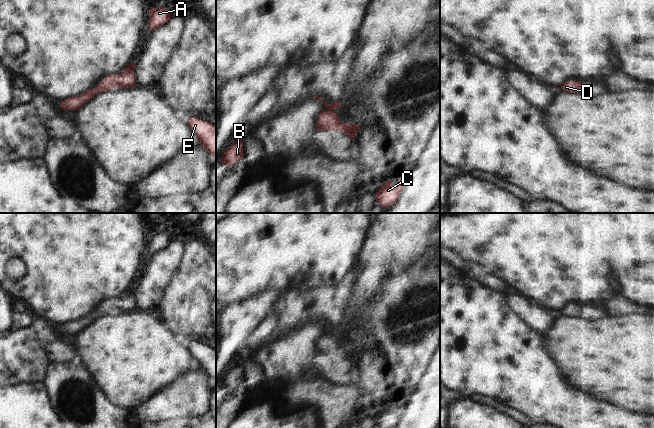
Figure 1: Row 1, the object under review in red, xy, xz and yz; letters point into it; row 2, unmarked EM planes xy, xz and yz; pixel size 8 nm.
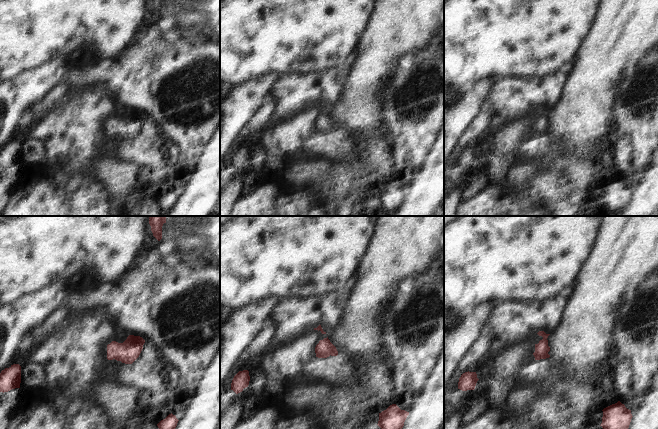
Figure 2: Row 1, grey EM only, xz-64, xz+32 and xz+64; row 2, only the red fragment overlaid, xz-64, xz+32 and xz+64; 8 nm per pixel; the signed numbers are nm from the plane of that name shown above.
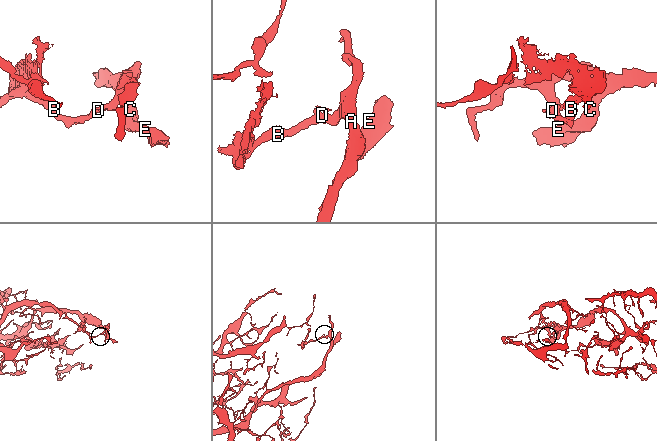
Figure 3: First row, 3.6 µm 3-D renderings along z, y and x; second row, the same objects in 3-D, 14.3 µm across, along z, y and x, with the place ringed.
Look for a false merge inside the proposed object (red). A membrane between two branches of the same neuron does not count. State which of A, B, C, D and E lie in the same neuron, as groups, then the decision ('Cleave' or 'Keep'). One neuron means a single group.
Groups: A B C D E. Keep

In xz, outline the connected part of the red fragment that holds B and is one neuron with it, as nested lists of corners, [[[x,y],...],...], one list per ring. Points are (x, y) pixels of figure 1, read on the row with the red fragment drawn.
[[[237,140],[223,153],[221,162],[225,163],[227,166],[232,166],[235,162],[243,159],[243,157],[243,143],[241,140]]]

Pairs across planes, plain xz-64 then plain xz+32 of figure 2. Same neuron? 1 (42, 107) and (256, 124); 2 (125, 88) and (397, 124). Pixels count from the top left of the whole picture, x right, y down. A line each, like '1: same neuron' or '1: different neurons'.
1: same neuron
2: same neuron

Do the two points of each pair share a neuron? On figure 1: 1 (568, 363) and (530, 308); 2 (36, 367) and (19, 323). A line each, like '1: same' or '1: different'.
1: different
2: different

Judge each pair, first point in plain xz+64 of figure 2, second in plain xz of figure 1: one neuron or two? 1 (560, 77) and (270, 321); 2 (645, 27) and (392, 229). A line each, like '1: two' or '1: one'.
1: two
2: one

